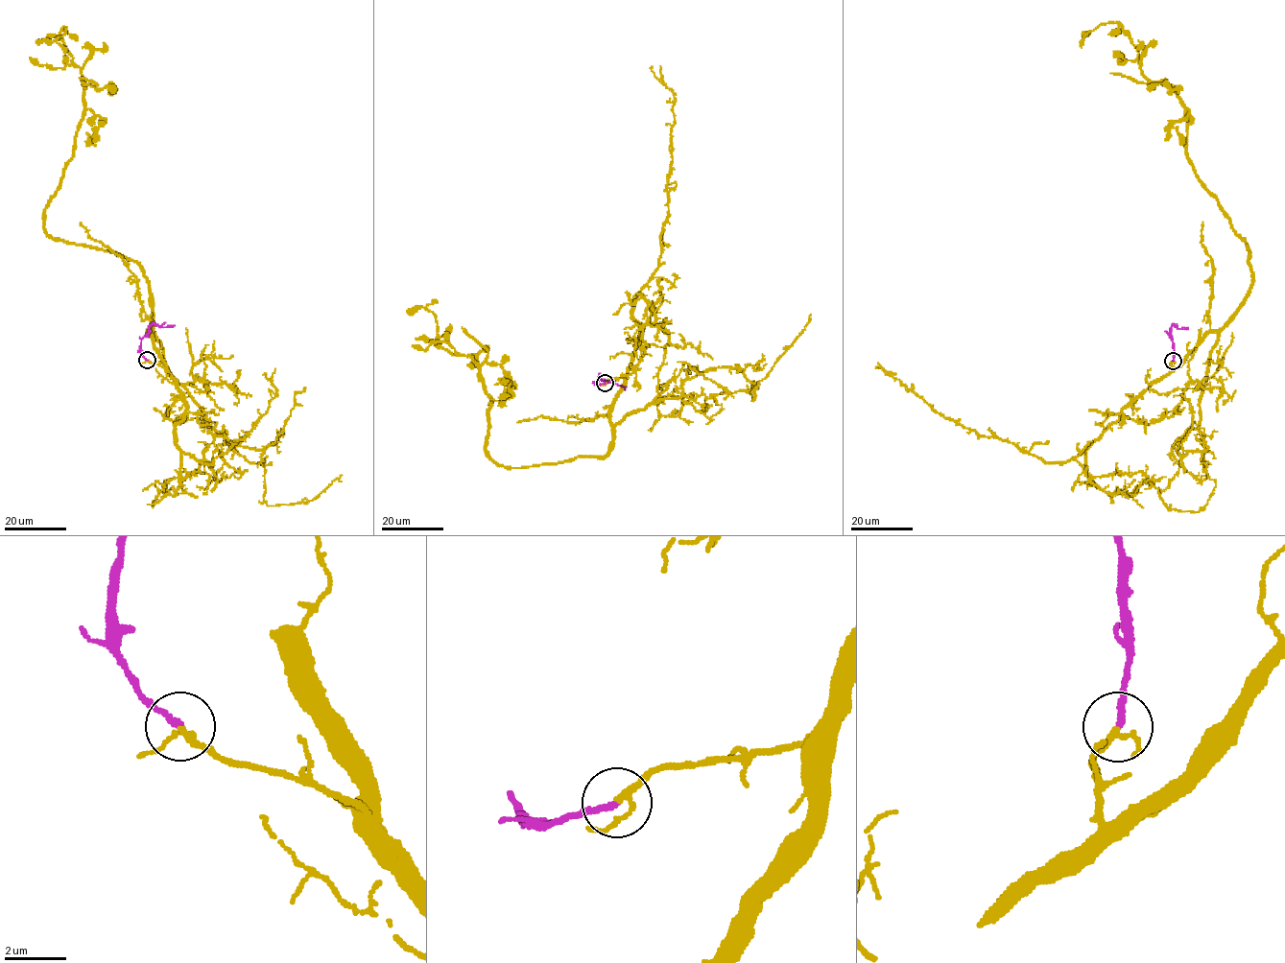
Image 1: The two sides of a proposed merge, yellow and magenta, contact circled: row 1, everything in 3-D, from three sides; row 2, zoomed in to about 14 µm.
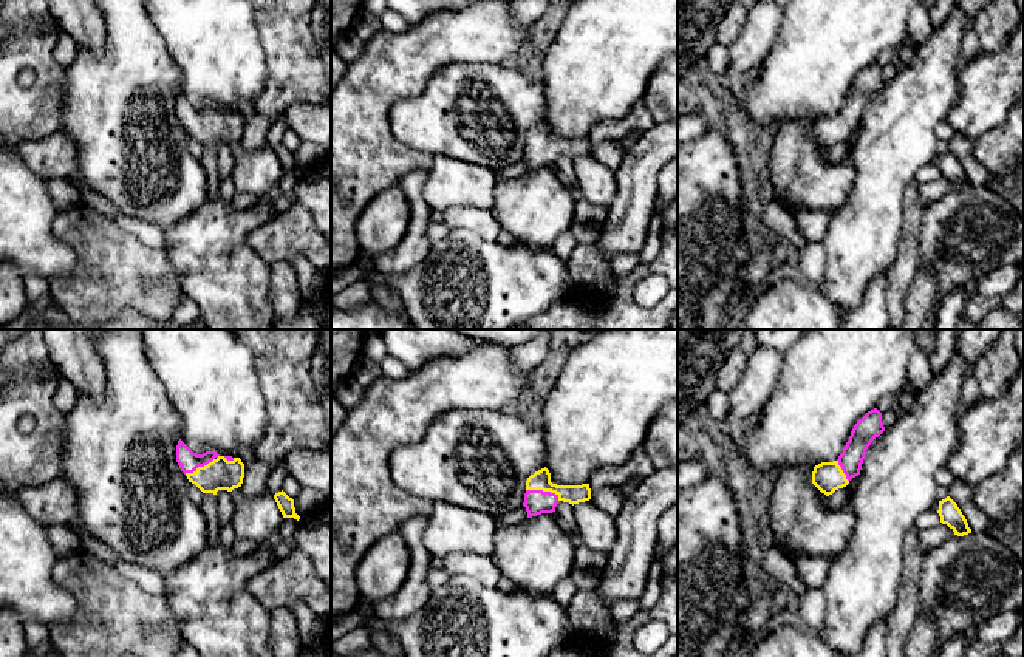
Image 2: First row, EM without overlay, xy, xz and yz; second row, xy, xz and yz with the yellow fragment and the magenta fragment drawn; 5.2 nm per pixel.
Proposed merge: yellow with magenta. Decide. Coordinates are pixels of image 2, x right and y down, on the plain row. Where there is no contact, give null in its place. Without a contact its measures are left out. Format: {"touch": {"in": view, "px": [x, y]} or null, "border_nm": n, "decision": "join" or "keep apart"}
{"touch": {"in": "xz", "px": [545, 144]}, "border_nm": 190, "decision": "join"}

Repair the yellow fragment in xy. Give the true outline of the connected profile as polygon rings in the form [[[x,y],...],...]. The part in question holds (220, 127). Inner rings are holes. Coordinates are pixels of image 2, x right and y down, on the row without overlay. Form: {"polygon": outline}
{"polygon": [[[179,93],[176,116],[189,136],[195,138],[203,147],[232,145],[243,138],[244,117],[240,111],[220,110],[217,105],[196,108]]]}

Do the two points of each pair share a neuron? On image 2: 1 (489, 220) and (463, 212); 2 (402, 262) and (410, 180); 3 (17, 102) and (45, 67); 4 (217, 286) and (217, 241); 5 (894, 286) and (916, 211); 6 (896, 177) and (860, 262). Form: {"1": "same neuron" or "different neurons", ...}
{"1": "same neuron", "2": "same neuron", "3": "same neuron", "4": "same neuron", "5": "same neuron", "6": "same neuron"}

